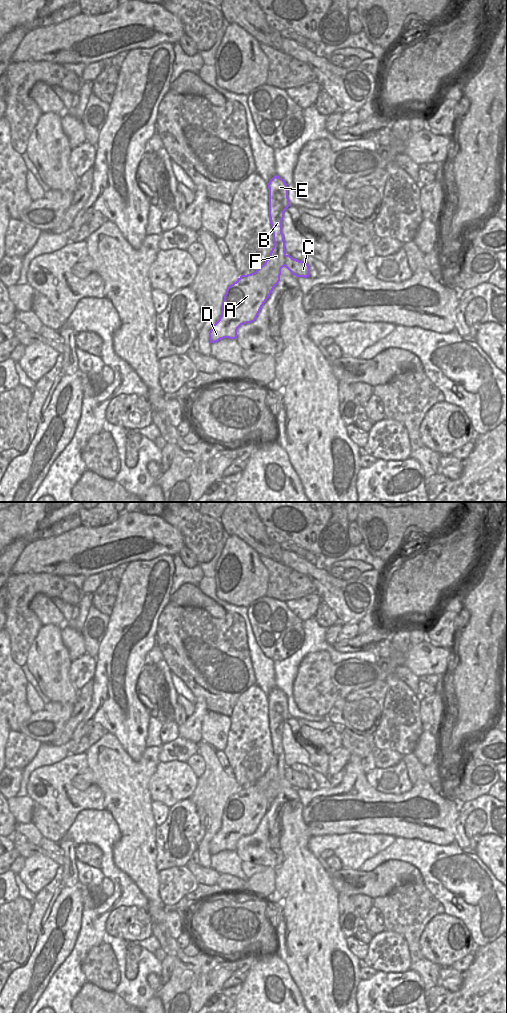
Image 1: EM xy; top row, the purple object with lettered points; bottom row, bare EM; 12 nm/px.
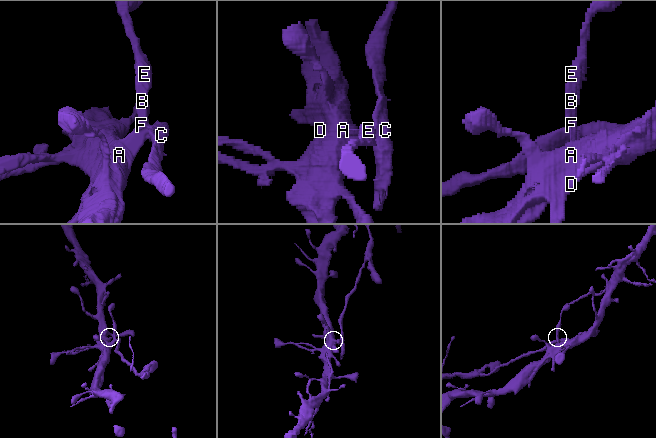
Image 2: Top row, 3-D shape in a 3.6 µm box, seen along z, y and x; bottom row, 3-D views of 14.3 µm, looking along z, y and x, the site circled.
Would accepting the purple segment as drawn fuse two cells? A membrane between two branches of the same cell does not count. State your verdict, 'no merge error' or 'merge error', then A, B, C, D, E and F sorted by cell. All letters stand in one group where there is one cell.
merge error | A B D E F / C

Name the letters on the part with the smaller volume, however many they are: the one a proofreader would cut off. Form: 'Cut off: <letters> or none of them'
Cut off: C.

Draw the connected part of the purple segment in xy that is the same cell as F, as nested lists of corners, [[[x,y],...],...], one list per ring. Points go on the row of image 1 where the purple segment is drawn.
[[[275,175],[269,181],[268,188],[273,248],[262,266],[251,274],[241,275],[227,288],[221,316],[209,332],[210,343],[224,338],[236,339],[241,325],[256,320],[262,306],[280,281],[281,269],[286,266],[282,220],[285,210],[290,206],[288,186],[282,178]]]

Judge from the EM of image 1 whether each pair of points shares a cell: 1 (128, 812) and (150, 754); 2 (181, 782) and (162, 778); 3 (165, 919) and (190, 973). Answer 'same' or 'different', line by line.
1: same
2: same
3: different

